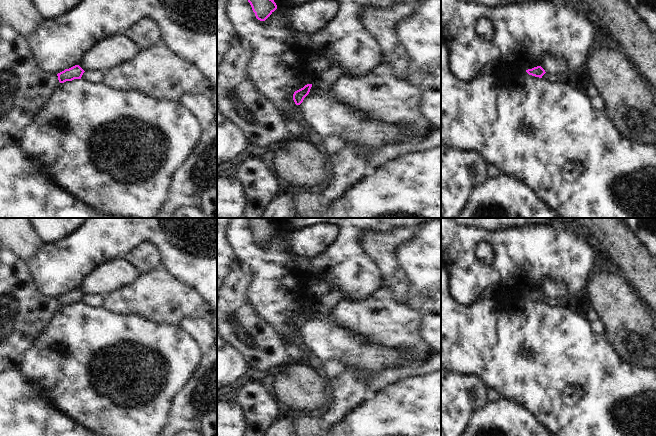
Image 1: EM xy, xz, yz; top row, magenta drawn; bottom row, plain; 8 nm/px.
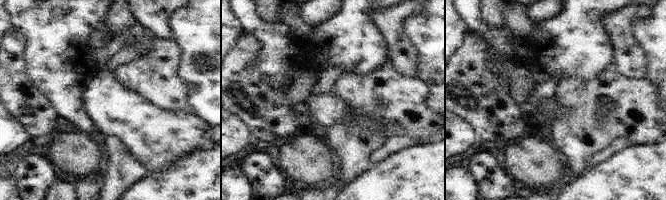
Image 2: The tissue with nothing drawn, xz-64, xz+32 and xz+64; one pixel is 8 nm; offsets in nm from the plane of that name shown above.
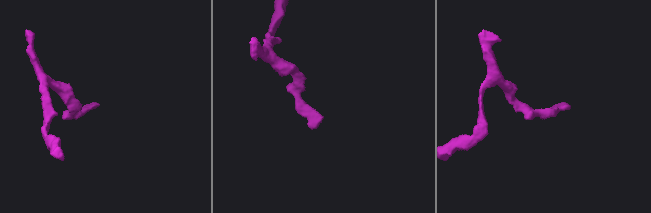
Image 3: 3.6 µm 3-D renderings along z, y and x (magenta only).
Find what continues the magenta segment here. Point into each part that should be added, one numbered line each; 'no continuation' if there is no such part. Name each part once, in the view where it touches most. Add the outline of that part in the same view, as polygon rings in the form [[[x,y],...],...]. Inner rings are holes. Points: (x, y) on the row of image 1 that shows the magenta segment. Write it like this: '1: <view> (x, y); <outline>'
no continuation

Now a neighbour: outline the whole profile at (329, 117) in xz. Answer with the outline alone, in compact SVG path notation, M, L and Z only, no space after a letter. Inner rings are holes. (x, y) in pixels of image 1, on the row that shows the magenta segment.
M314 82L309 94L299 106L310 129L313 129L323 139L336 137L339 141L348 143L366 162L386 145L421 142L417 134L407 130L404 126L375 119L341 102L335 97L332 86L323 91L318 87L318 83Z

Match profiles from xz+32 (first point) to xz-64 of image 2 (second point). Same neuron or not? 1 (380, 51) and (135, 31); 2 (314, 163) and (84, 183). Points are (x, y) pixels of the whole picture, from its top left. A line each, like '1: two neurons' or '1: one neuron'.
1: one neuron
2: two neurons

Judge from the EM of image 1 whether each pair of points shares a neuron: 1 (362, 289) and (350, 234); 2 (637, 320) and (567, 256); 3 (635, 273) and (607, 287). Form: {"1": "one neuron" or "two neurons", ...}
{"1": "one neuron", "2": "two neurons", "3": "two neurons"}

